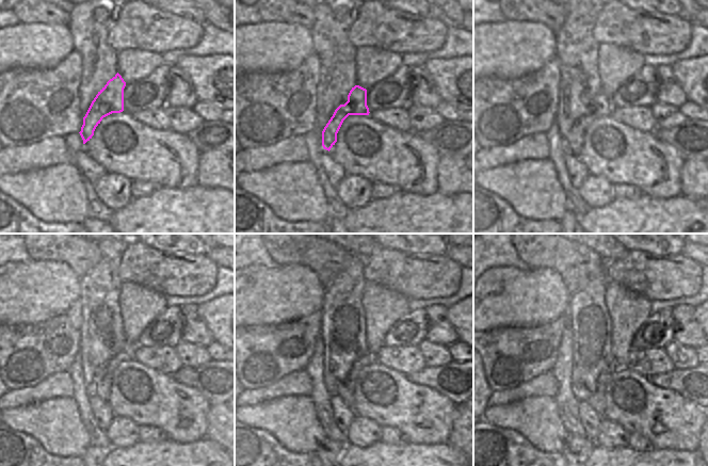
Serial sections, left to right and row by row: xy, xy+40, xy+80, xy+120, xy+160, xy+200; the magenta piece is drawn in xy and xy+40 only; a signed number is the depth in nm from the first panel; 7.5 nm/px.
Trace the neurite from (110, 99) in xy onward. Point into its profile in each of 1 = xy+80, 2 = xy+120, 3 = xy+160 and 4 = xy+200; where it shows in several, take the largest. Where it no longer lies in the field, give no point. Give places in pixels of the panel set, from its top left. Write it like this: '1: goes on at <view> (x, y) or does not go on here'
1: goes on at xy+80 (575, 139)
2: goes on at xy+120 (102, 380)
3: goes on at xy+160 (346, 390)
4: goes on at xy+200 (596, 400)

